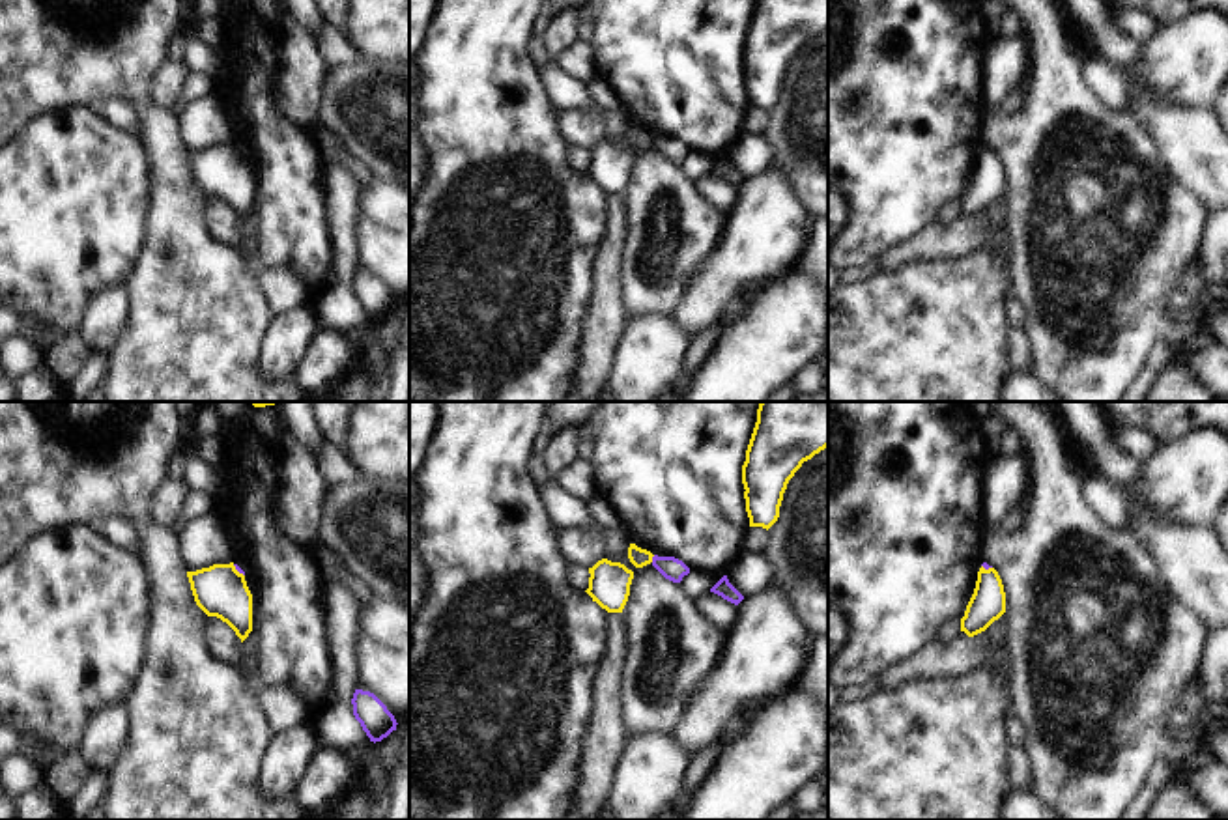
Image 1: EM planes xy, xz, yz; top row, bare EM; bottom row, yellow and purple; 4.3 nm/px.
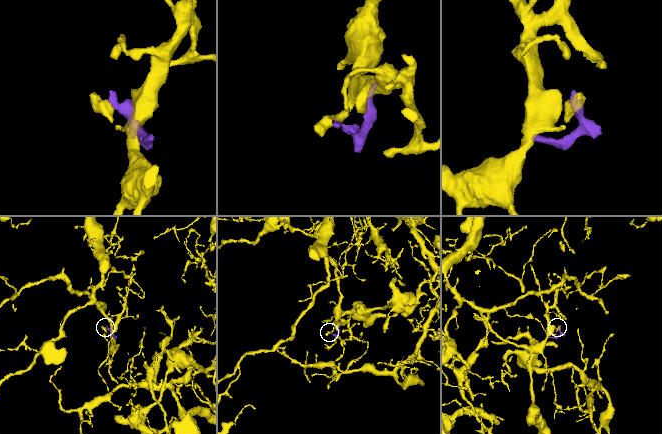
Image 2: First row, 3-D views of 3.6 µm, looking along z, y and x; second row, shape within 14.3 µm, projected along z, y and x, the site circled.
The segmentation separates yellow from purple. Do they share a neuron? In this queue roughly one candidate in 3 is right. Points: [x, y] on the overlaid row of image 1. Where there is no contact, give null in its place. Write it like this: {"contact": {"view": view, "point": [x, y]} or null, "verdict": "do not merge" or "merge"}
{"contact": {"view": "xz", "point": [651, 559]}, "verdict": "do not merge"}

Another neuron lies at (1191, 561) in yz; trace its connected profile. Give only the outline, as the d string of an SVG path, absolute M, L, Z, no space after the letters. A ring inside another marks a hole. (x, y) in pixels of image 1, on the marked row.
M1138 508L1131 530L1151 553L1179 605L1198 615L1209 631L1228 626L1228 553L1213 527L1176 529L1172 521L1161 521L1146 508Z

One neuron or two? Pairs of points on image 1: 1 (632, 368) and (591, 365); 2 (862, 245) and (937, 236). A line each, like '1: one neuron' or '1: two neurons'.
1: two neurons
2: two neurons

